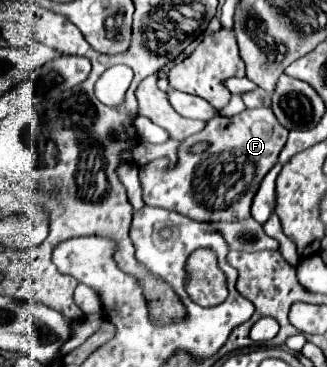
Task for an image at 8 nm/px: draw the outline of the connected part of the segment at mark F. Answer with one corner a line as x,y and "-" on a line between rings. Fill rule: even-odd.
271,108
243,110
233,118
215,116
207,122
205,130
187,138
179,148
175,168
169,168
167,158
153,160
139,170
143,186
143,200
149,206
175,210
197,222
235,222
251,218
249,204
261,178
277,164
279,152
287,142
289,130
279,124
-
207,142
209,148
201,154
191,154
191,146

